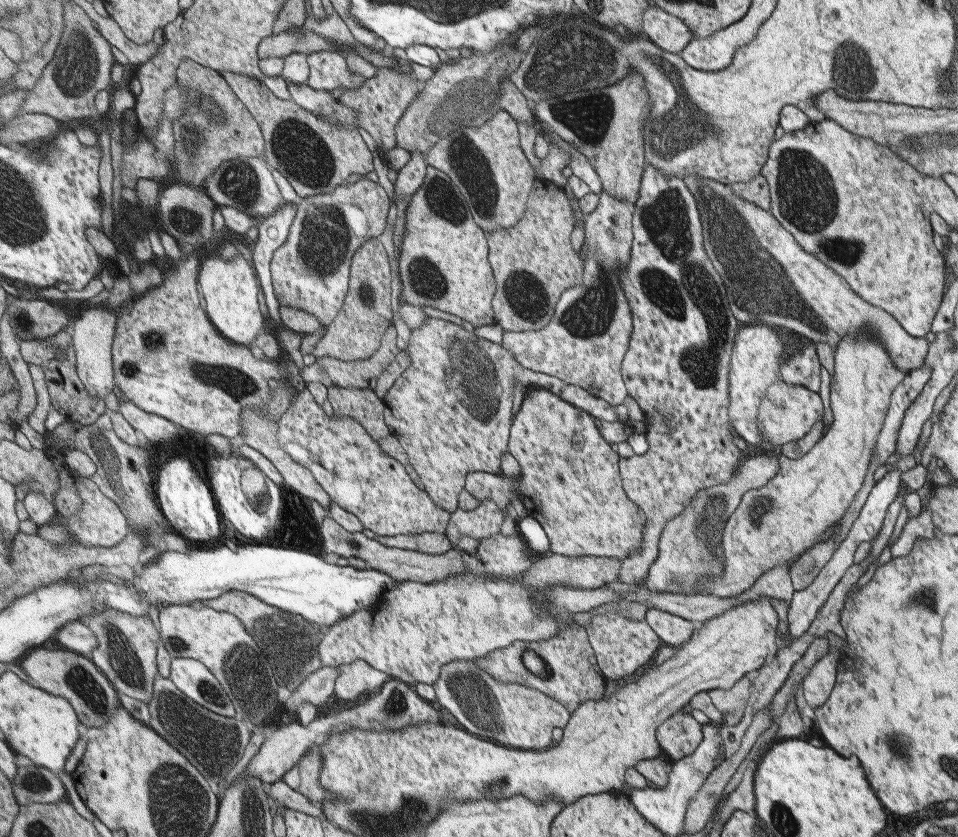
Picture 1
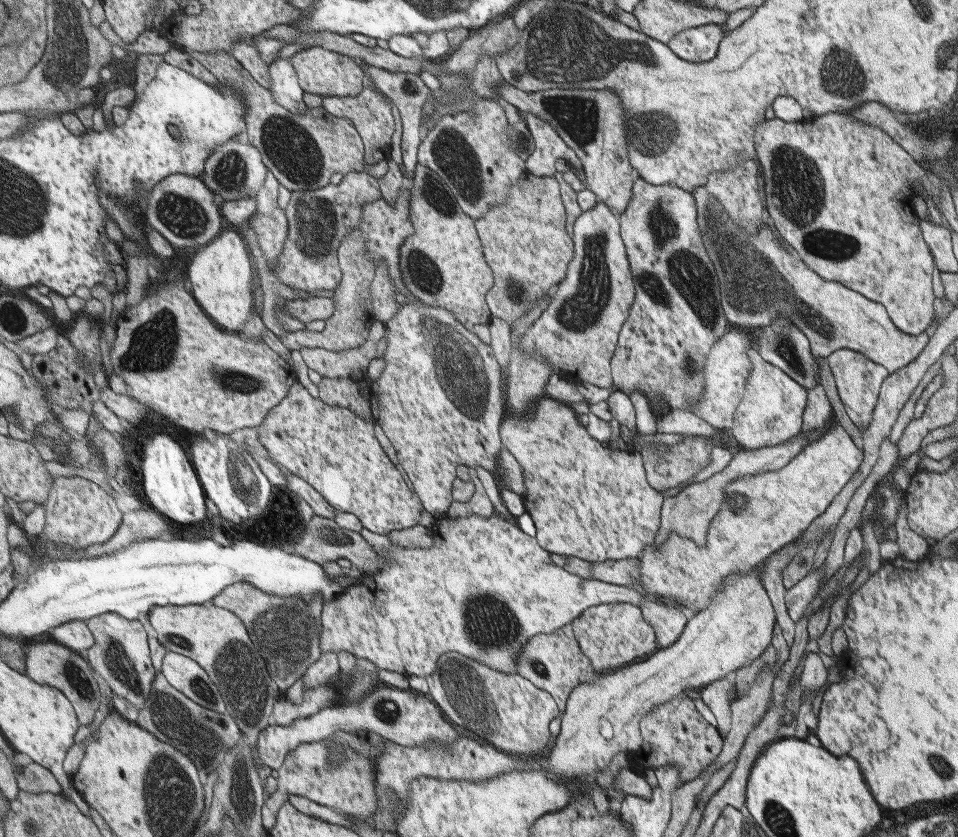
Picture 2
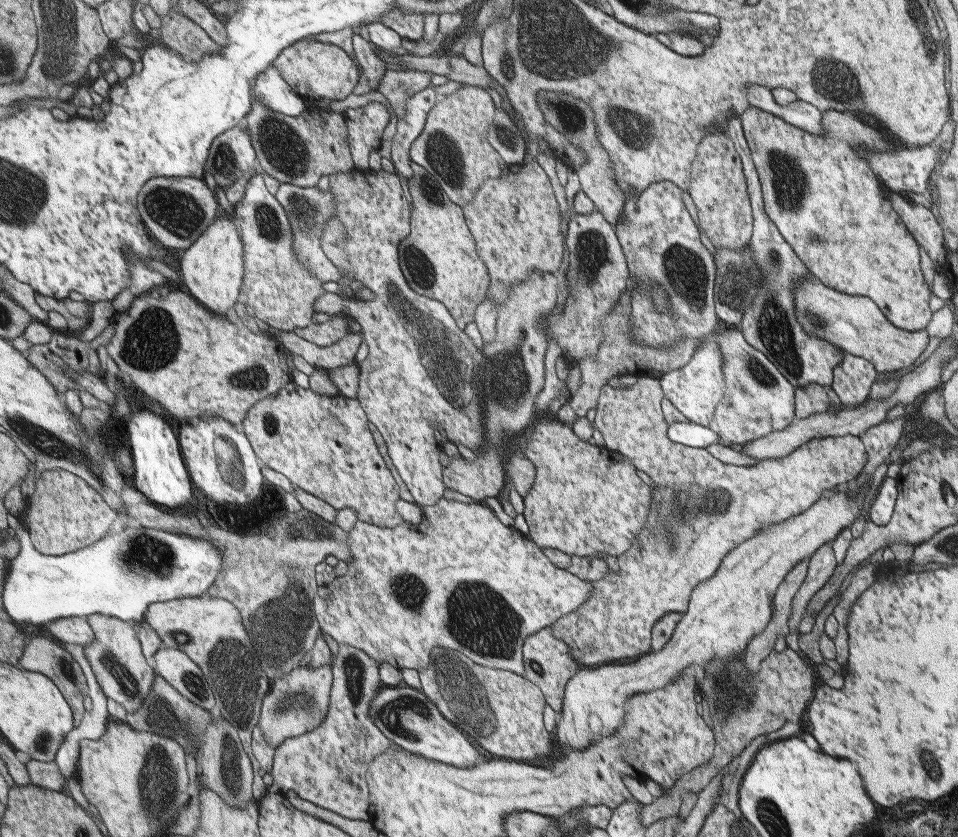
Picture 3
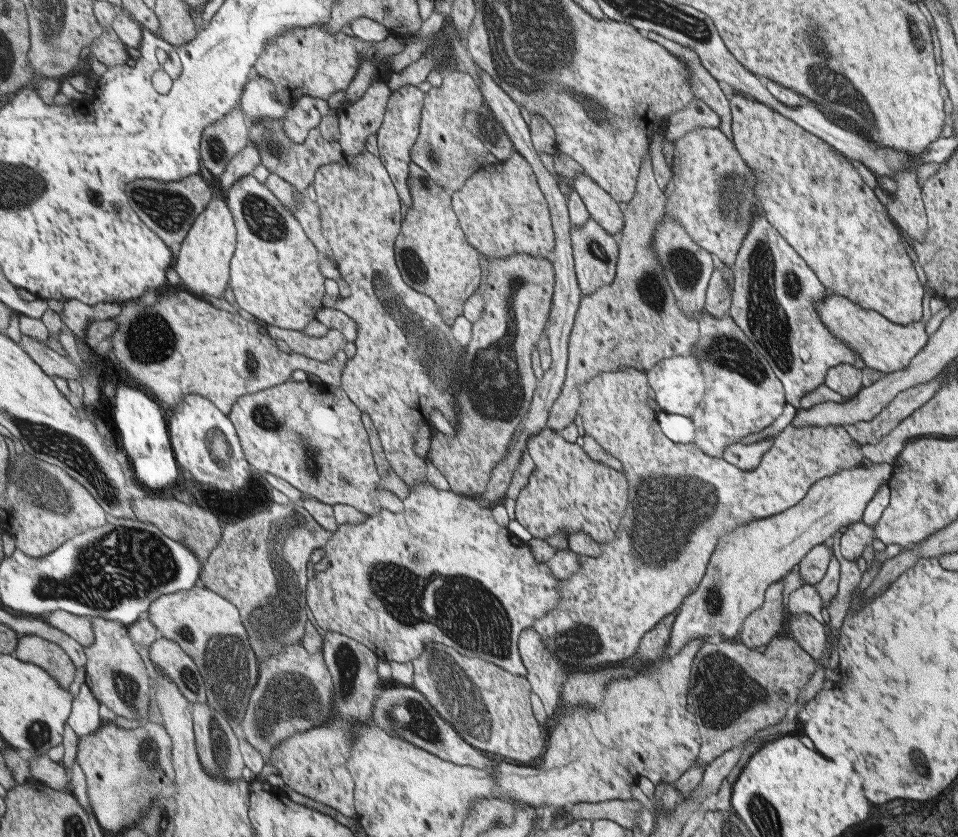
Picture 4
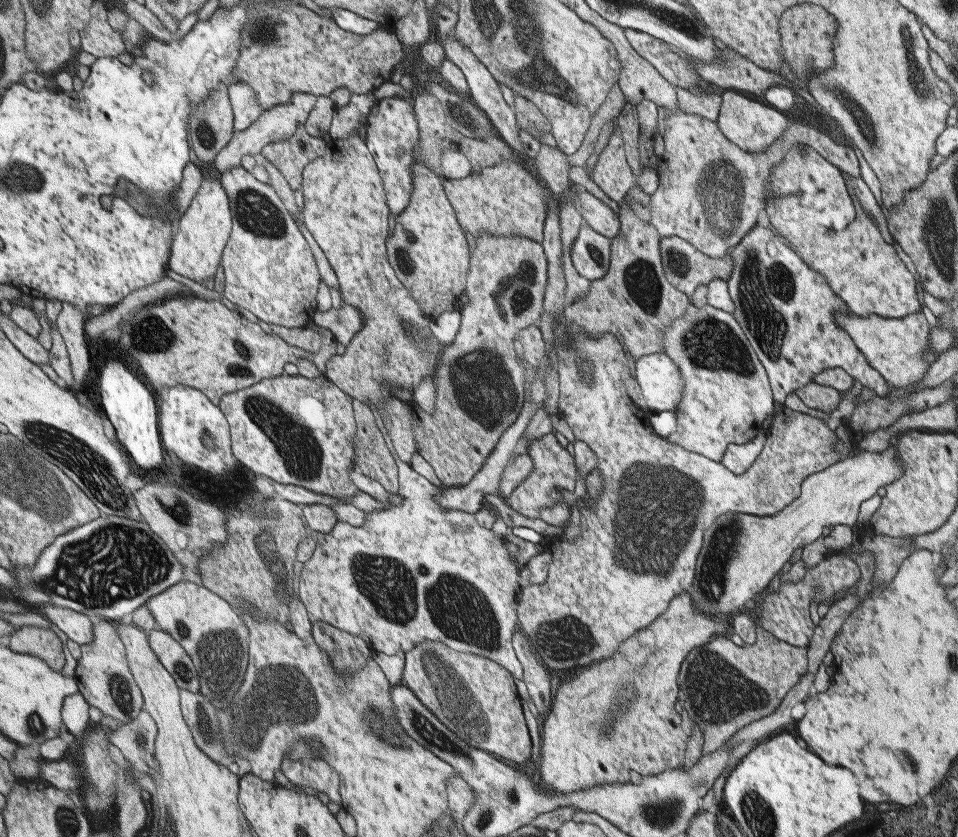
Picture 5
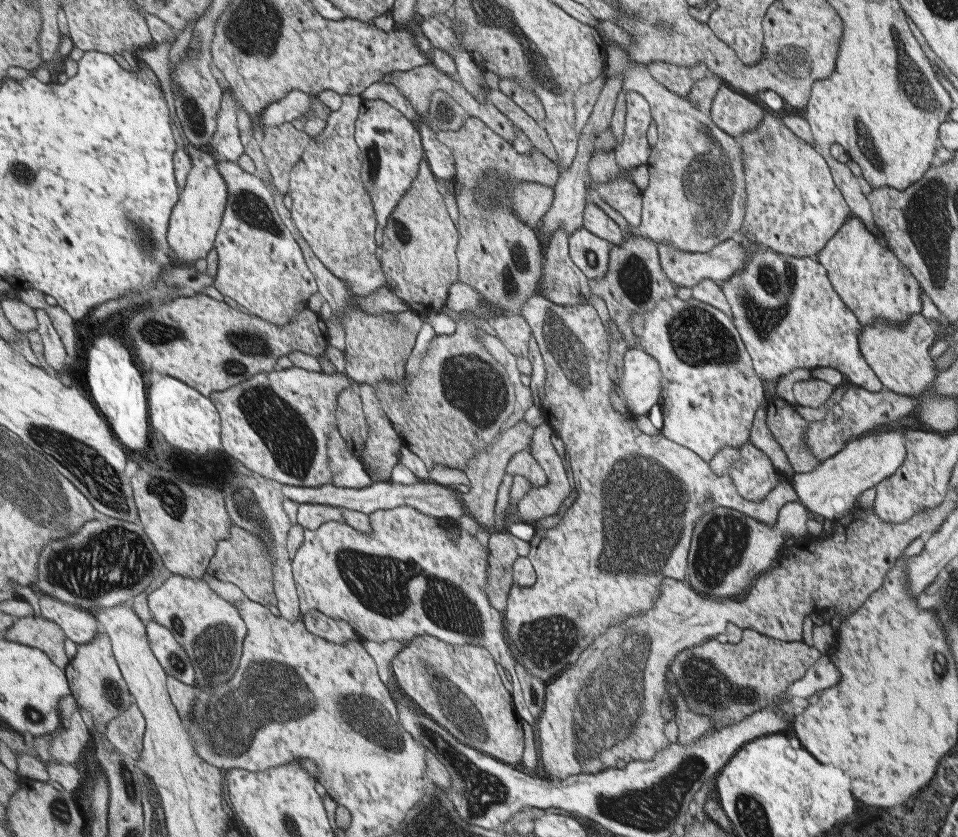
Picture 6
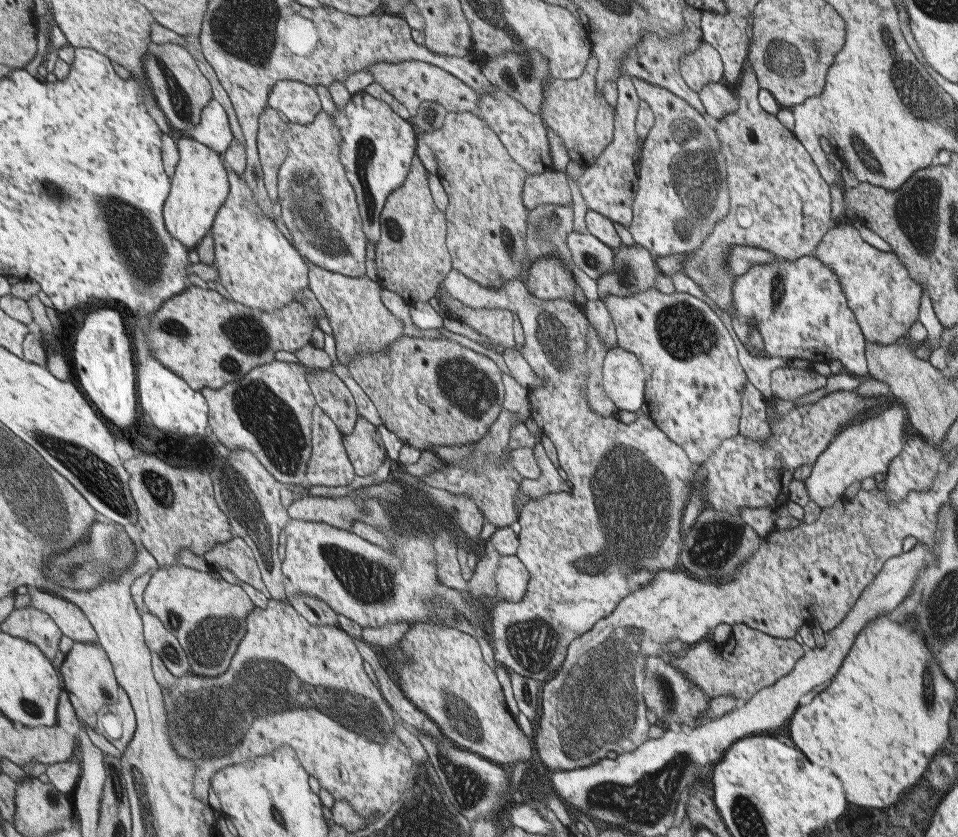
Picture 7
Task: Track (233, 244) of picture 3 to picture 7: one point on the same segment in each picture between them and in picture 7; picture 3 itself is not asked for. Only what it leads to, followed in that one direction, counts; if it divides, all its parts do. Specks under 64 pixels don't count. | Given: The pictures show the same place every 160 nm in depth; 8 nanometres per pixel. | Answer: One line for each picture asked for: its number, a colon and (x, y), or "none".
4: (204, 263)
5: (202, 235)
6: (196, 221)
7: (200, 187)

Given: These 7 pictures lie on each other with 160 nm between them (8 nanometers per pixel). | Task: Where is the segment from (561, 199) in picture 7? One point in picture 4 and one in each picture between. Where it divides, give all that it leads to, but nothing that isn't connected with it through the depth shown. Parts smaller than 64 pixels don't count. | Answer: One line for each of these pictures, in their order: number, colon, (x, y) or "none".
4: (503, 211)
5: (509, 192)
6: (530, 200)

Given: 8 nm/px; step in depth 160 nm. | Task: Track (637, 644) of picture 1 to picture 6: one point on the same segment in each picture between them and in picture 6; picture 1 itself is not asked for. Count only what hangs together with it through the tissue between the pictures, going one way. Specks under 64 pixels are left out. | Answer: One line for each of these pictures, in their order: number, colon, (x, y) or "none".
2: (614, 635)
3: (705, 508)
4: (683, 498)
5: (621, 573)
6: (637, 495)

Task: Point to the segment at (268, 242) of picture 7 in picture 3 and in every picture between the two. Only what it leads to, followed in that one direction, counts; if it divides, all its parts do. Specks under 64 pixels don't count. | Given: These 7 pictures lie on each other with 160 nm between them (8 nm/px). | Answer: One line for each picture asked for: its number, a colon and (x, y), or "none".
3: (282, 292)
4: (276, 276)
5: (270, 269)
6: (263, 268)

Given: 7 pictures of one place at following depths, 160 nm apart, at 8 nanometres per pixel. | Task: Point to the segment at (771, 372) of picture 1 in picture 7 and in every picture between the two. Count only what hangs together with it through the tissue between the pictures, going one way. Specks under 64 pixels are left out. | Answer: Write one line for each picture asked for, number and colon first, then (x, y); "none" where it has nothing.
2: (727, 366)
3: (695, 390)
4: (678, 382)
5: (661, 384)
6: (641, 387)
7: (623, 379)

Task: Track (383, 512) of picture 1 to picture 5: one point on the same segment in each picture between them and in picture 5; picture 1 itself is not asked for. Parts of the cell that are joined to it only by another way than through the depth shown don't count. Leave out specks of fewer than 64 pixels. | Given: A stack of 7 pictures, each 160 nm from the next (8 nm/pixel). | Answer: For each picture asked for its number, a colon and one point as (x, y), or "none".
2: (335, 450)
3: (324, 444)
4: (312, 435)
5: (294, 430)

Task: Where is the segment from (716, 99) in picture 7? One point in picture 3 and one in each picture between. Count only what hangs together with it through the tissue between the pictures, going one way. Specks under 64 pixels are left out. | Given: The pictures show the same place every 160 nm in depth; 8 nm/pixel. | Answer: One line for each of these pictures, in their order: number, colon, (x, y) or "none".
3: (835, 213)
4: (816, 200)
5: (750, 125)
6: (735, 114)

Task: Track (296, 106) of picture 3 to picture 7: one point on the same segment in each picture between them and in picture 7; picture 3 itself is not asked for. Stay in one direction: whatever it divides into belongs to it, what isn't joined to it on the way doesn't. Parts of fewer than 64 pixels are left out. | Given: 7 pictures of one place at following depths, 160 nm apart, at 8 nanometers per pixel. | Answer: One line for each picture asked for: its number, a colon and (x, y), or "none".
4: (259, 101)
5: (244, 98)
6: (227, 145)
7: (215, 131)

